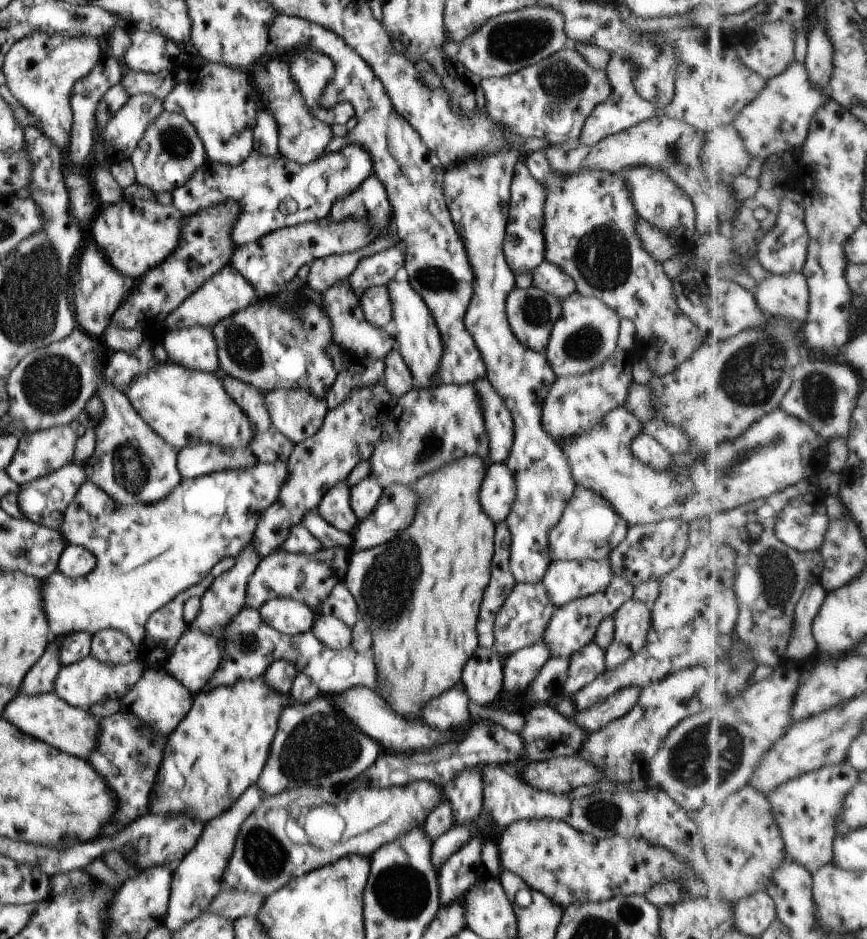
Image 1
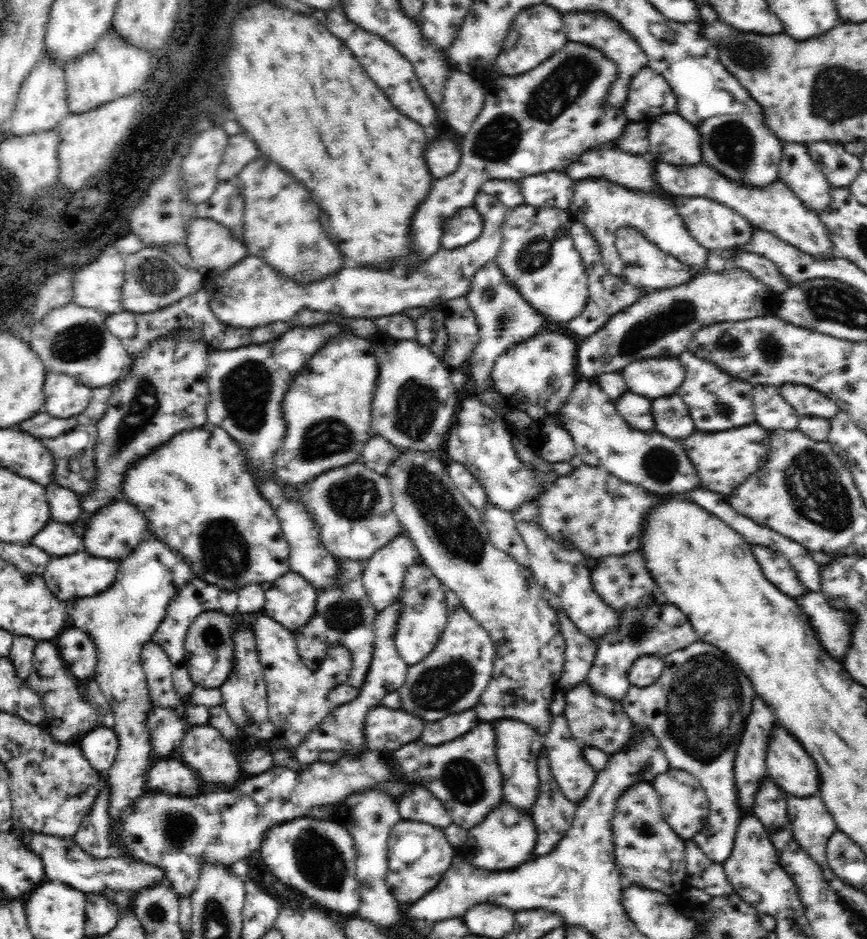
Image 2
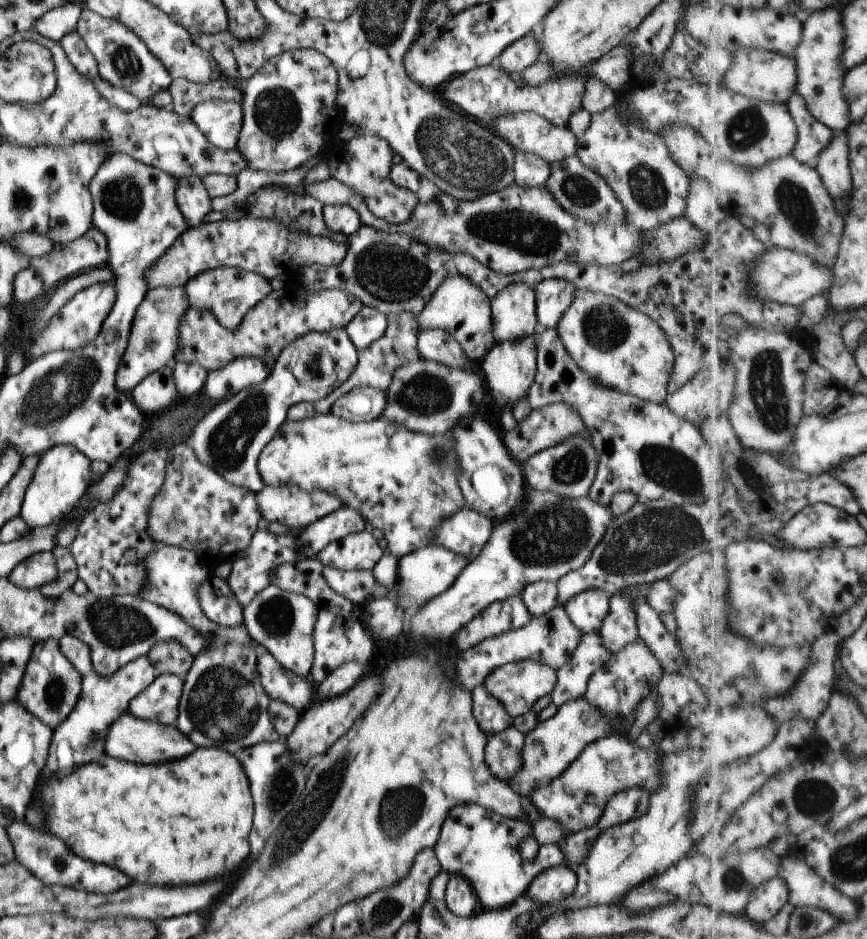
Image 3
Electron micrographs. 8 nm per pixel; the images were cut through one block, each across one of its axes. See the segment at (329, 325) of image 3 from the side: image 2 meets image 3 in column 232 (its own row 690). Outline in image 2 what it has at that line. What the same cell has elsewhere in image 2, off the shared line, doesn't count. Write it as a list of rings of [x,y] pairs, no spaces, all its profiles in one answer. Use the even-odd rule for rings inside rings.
[[[338,559],[338,563],[340,563],[339,580],[341,581],[337,585],[317,591],[314,616],[295,633],[297,653],[312,670],[316,670],[319,664],[325,660],[326,650],[330,646],[342,644],[350,651],[352,670],[350,670],[346,682],[335,686],[328,694],[328,701],[333,704],[334,708],[356,699],[362,690],[361,686],[365,683],[370,668],[369,664],[373,657],[375,620],[378,613],[370,603],[370,595],[366,593],[366,589],[361,582],[363,562]]]

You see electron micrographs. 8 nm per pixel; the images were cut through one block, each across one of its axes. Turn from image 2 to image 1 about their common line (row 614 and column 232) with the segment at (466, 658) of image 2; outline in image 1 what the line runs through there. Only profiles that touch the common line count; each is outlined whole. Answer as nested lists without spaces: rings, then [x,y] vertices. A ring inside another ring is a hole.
[[[200,443],[182,447],[177,451],[177,467],[183,479],[245,469],[257,462],[250,447],[227,449],[215,444]]]

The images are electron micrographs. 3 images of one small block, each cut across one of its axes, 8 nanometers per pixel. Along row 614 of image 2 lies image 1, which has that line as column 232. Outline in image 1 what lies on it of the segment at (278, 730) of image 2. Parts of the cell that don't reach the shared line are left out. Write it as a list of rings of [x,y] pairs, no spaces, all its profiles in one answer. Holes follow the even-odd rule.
[[[327,218],[315,223],[300,223],[296,226],[284,227],[273,233],[262,235],[257,242],[251,242],[234,249],[230,265],[237,270],[250,286],[256,289],[260,297],[274,297],[283,289],[304,264],[311,265],[315,260],[349,253],[368,246],[378,234],[367,229],[361,221],[346,219],[332,223]]]

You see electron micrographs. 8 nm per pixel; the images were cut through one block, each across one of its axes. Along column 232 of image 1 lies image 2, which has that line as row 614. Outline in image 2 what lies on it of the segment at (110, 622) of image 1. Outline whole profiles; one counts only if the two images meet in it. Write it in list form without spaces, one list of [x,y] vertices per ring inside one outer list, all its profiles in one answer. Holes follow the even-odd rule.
[[[406,449],[387,468],[384,476],[390,483],[393,511],[400,521],[402,532],[414,543],[423,563],[447,591],[458,595],[464,608],[494,641],[493,675],[480,700],[473,706],[479,720],[494,722],[514,719],[532,726],[544,736],[554,718],[550,705],[554,694],[560,690],[559,680],[563,673],[566,648],[557,611],[543,600],[542,588],[532,571],[495,548],[489,539],[483,515],[458,491],[449,478],[446,464],[430,456],[428,451]]]

